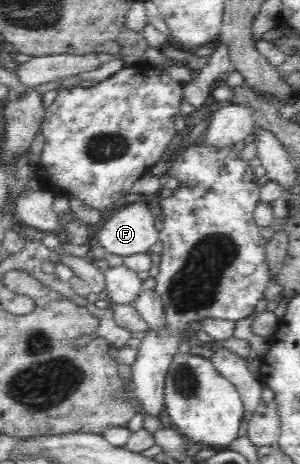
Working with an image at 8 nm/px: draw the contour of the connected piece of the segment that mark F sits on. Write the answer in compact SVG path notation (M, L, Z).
M139 201L119 208L96 235L95 240L108 253L129 257L150 253L151 246L160 239L160 230L155 228L152 210Z

